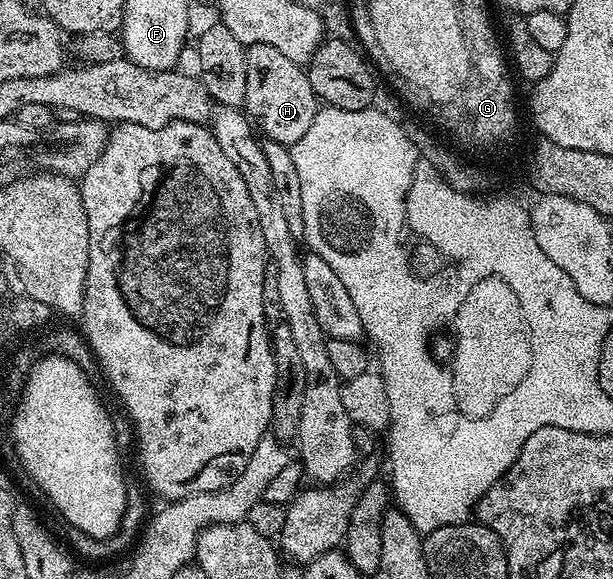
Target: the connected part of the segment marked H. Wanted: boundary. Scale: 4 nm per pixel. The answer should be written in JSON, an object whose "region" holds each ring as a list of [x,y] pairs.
{"region":[[[255,44],[246,49],[247,96],[243,107],[262,135],[273,138],[279,144],[293,147],[315,120],[319,99],[312,90],[302,63],[287,60],[283,52],[271,48],[271,44]]]}

